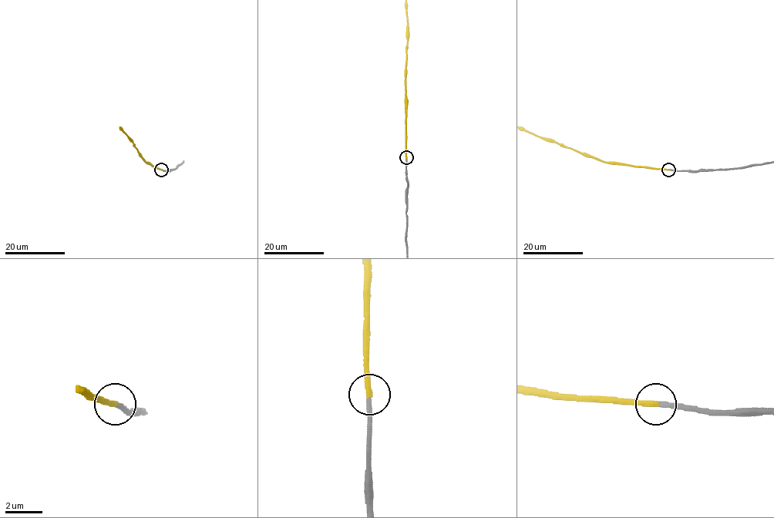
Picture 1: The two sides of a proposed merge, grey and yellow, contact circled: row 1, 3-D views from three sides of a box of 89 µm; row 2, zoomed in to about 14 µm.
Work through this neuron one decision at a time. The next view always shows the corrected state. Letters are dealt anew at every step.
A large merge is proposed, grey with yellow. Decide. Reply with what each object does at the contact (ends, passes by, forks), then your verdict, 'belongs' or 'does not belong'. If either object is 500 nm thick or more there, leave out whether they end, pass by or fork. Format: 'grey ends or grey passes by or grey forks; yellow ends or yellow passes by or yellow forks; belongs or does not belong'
grey ends; yellow ends; belongs

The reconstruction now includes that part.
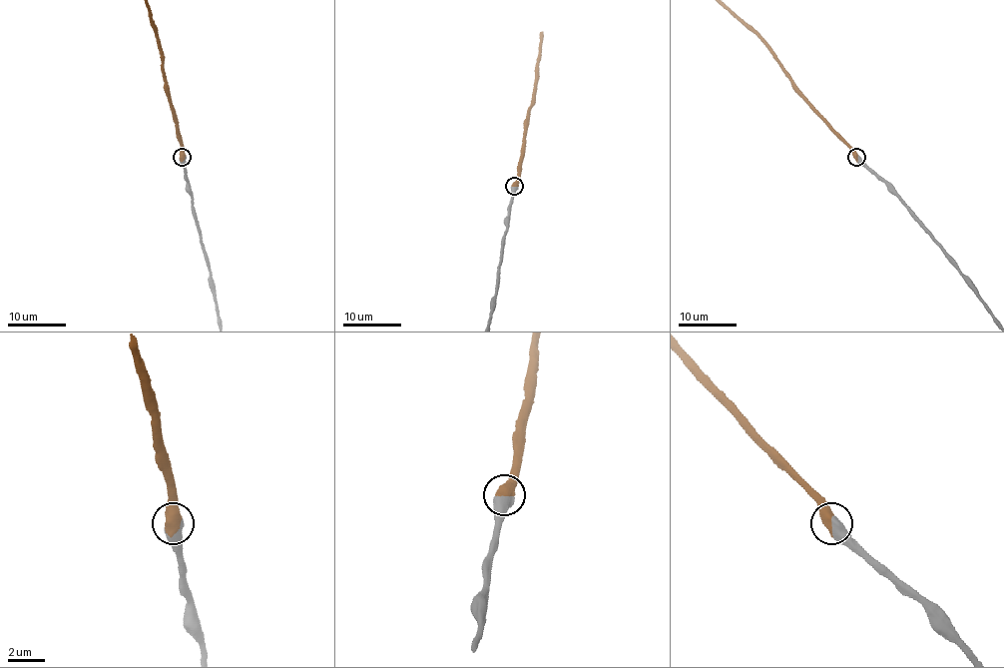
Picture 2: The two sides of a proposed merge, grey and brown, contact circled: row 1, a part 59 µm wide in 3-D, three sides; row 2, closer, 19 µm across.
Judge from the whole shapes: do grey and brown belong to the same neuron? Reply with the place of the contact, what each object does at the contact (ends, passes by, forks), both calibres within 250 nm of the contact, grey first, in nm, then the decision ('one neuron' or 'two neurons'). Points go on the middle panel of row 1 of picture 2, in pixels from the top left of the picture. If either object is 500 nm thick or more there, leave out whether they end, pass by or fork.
at (514, 186); 700 nm thick on the grey side, 700 nm on the other; one neuron

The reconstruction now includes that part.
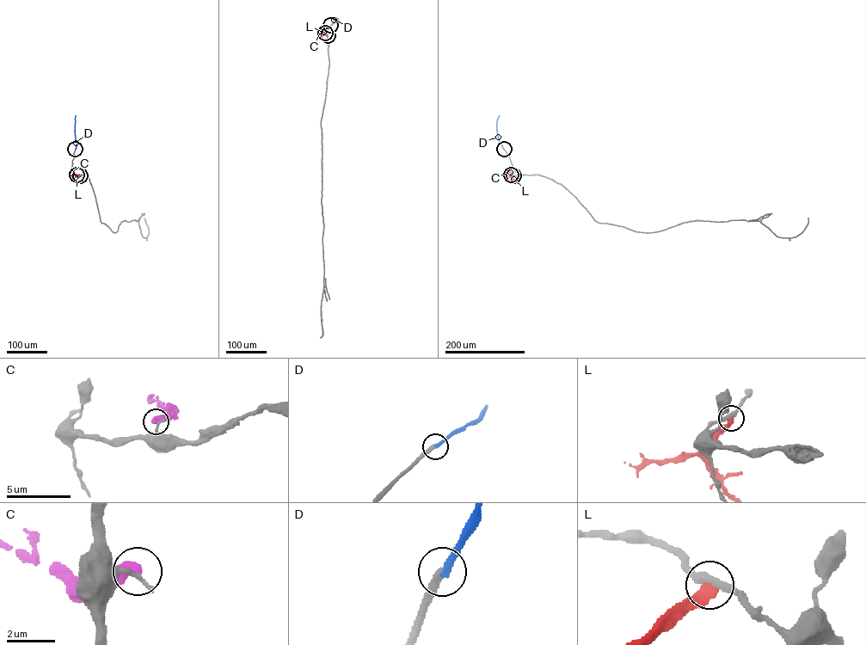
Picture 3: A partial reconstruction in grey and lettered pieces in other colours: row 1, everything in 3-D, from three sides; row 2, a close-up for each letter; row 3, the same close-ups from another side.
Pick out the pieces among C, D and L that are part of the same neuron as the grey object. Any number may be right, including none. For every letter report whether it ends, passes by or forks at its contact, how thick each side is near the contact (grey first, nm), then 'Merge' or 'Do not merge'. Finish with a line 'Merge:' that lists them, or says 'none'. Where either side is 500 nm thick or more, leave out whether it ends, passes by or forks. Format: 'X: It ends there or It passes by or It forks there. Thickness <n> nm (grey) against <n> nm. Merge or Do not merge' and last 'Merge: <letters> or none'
C: It ends there. Thickness 200 nm (grey) against 480 nm. Do not merge
D: It ends there. Thickness 280 nm (grey) against 280 nm. Merge
L: It ends there. Thickness 300 nm (grey) against 420 nm. Do not merge
Merge: D

